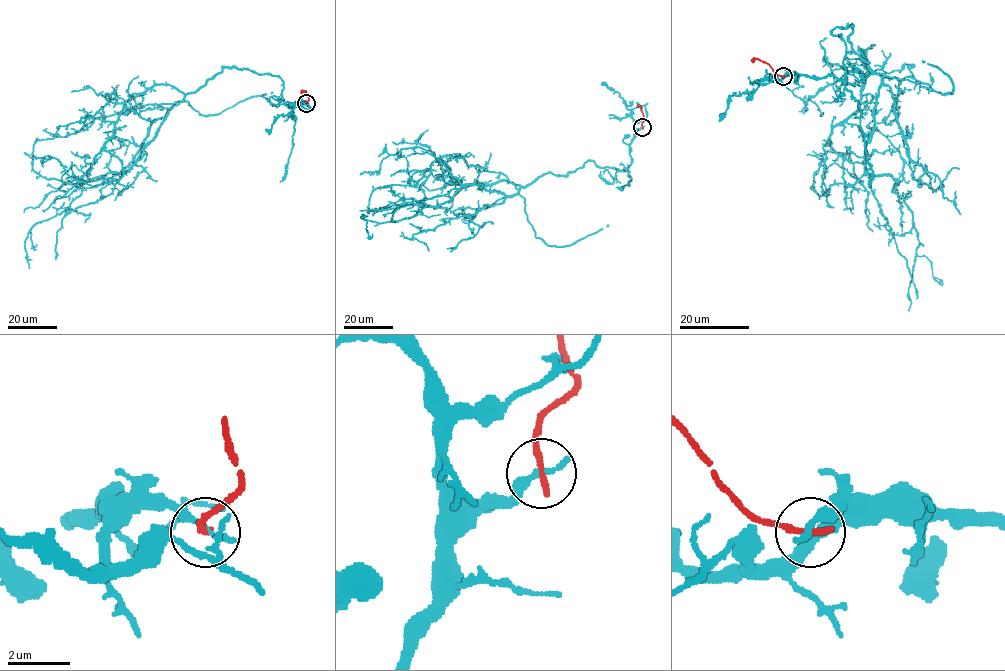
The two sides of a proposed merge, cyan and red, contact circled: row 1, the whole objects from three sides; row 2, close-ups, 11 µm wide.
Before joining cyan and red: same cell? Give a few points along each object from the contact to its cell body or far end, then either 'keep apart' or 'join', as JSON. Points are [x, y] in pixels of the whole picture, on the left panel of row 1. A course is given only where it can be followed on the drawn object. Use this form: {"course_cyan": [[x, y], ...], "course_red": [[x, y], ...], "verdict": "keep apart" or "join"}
{"course_cyan": [[306, 103], [288, 106], [278, 76], [224, 67], [129, 168], [82, 183], [33, 169], [33, 145], [59, 126]], "course_red": [[306, 103], [308, 94], [305, 91], [300, 92]], "verdict": "keep apart"}

